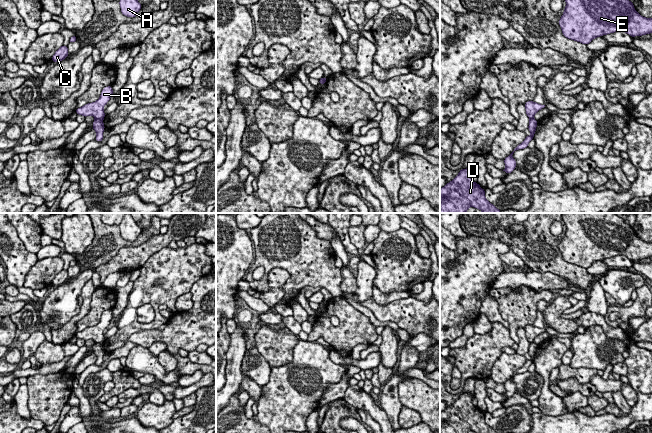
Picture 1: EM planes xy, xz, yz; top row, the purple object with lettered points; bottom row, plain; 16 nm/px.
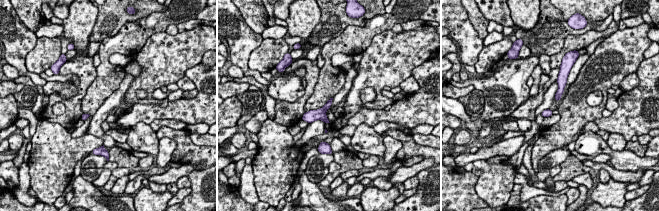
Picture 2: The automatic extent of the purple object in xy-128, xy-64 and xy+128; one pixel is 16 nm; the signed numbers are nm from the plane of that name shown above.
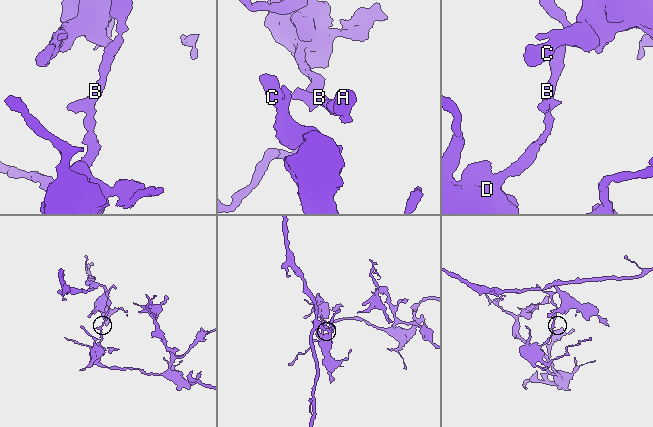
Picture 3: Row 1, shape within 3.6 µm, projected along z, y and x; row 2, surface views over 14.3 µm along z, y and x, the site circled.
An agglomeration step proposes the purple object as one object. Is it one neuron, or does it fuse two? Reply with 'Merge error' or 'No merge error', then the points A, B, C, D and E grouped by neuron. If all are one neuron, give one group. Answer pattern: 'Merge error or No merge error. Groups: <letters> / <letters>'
Merge error. Groups: A B C E / D

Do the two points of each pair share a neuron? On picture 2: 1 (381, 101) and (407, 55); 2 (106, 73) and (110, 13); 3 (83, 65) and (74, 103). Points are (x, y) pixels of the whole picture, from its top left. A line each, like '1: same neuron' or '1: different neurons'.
1: same neuron
2: different neurons
3: same neuron

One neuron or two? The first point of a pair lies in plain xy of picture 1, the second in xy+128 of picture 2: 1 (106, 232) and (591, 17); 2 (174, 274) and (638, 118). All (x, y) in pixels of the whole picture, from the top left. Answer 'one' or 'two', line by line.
1: two
2: two

